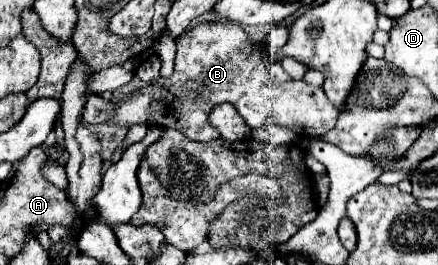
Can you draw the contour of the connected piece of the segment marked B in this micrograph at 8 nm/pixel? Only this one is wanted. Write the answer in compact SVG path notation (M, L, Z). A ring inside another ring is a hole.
M201 23L189 33L176 39L175 73L169 79L157 79L155 87L149 91L137 91L125 101L113 107L111 101L95 93L87 93L85 109L81 113L83 123L115 121L131 127L133 123L161 125L179 129L193 141L213 141L219 137L217 129L209 123L209 111L223 101L235 105L245 123L255 127L285 125L295 129L299 135L321 137L333 129L337 121L337 107L329 103L321 87L309 85L305 81L275 83L269 75L269 61L263 63L263 51L251 55L251 43L247 43L247 33L233 23Z

